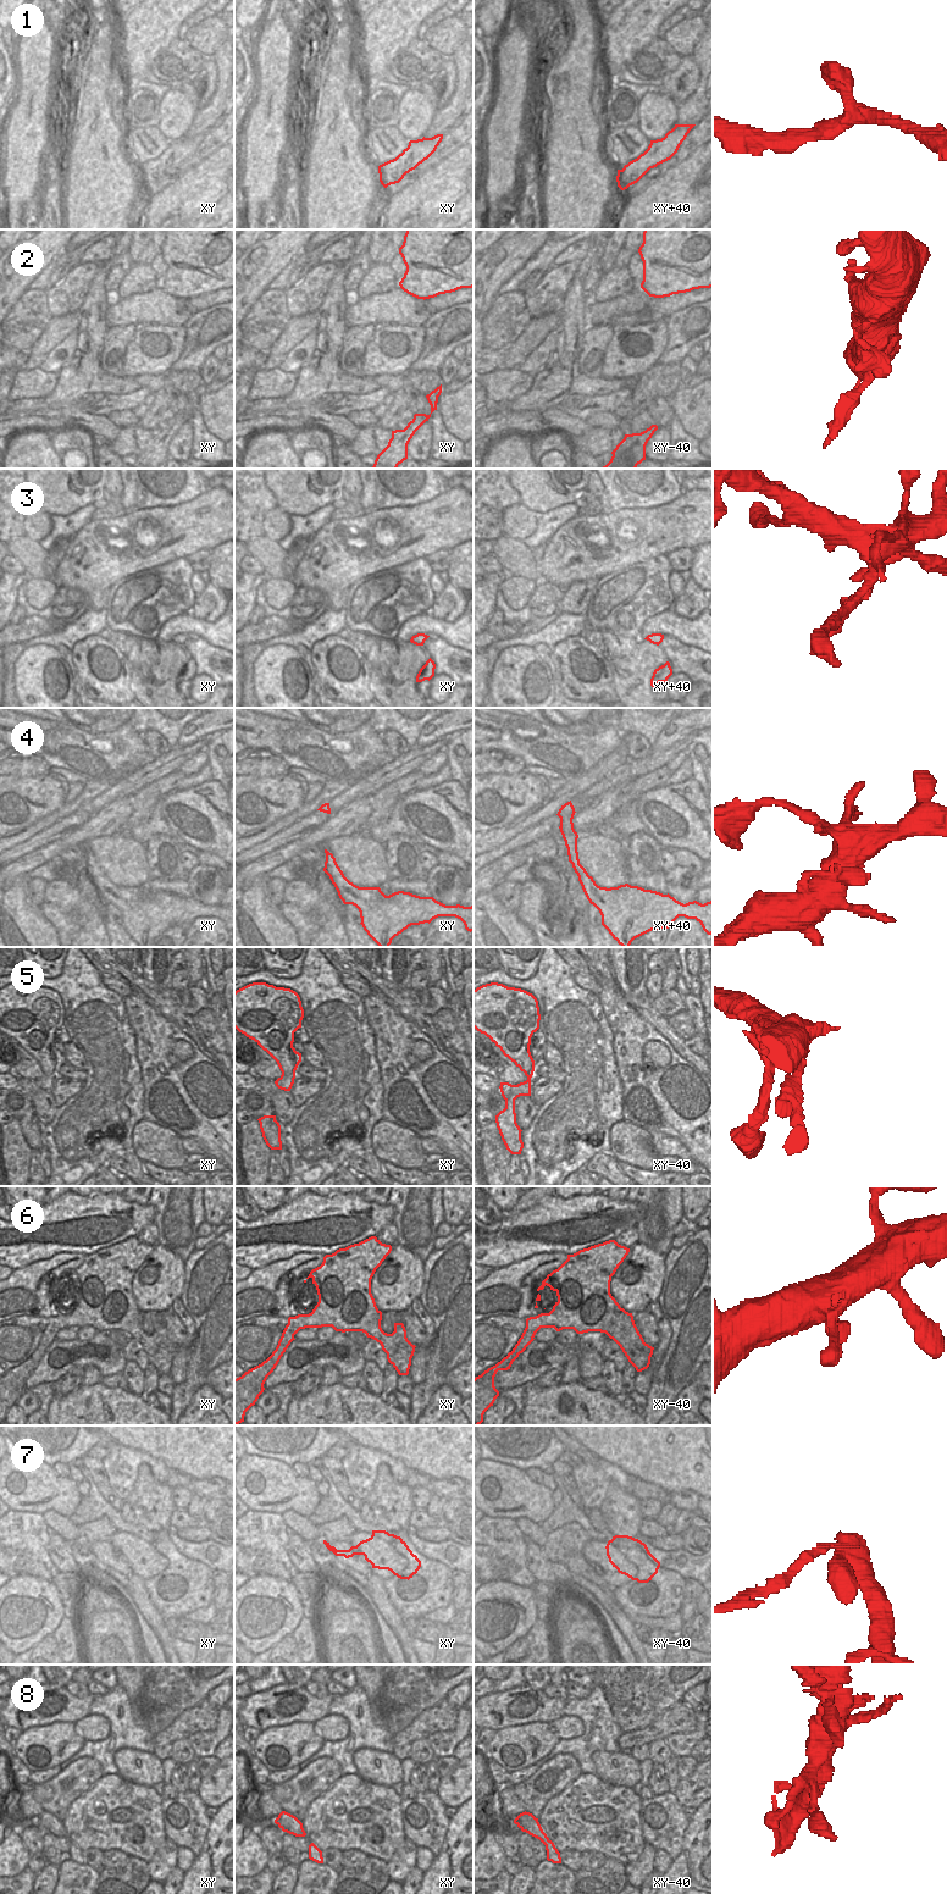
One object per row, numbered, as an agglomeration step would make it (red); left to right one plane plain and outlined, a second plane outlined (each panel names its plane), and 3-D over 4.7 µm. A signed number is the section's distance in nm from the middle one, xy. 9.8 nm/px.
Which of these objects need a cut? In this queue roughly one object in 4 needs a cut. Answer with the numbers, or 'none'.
none

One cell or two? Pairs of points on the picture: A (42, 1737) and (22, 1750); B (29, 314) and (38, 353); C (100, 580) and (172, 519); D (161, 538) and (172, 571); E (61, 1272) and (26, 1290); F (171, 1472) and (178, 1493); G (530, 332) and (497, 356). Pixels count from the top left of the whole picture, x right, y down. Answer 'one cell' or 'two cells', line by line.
A: one cell
B: two cells
C: one cell
D: two cells
E: one cell
F: one cell
G: two cells

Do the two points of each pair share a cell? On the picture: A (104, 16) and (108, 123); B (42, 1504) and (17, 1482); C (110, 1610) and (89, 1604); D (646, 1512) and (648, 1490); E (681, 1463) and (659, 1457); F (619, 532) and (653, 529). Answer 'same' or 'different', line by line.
A: same
B: same
C: different
D: same
E: same
F: same

